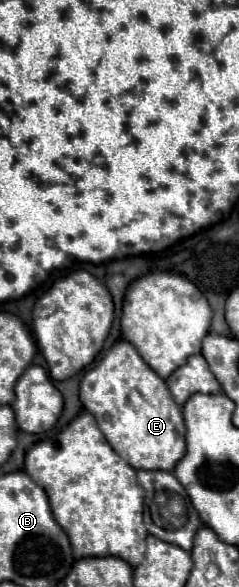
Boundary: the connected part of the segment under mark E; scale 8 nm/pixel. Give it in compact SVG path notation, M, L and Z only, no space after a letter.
M121 339L81 379L83 407L97 419L109 445L133 469L173 471L185 453L185 423L167 383L139 357L137 349Z

